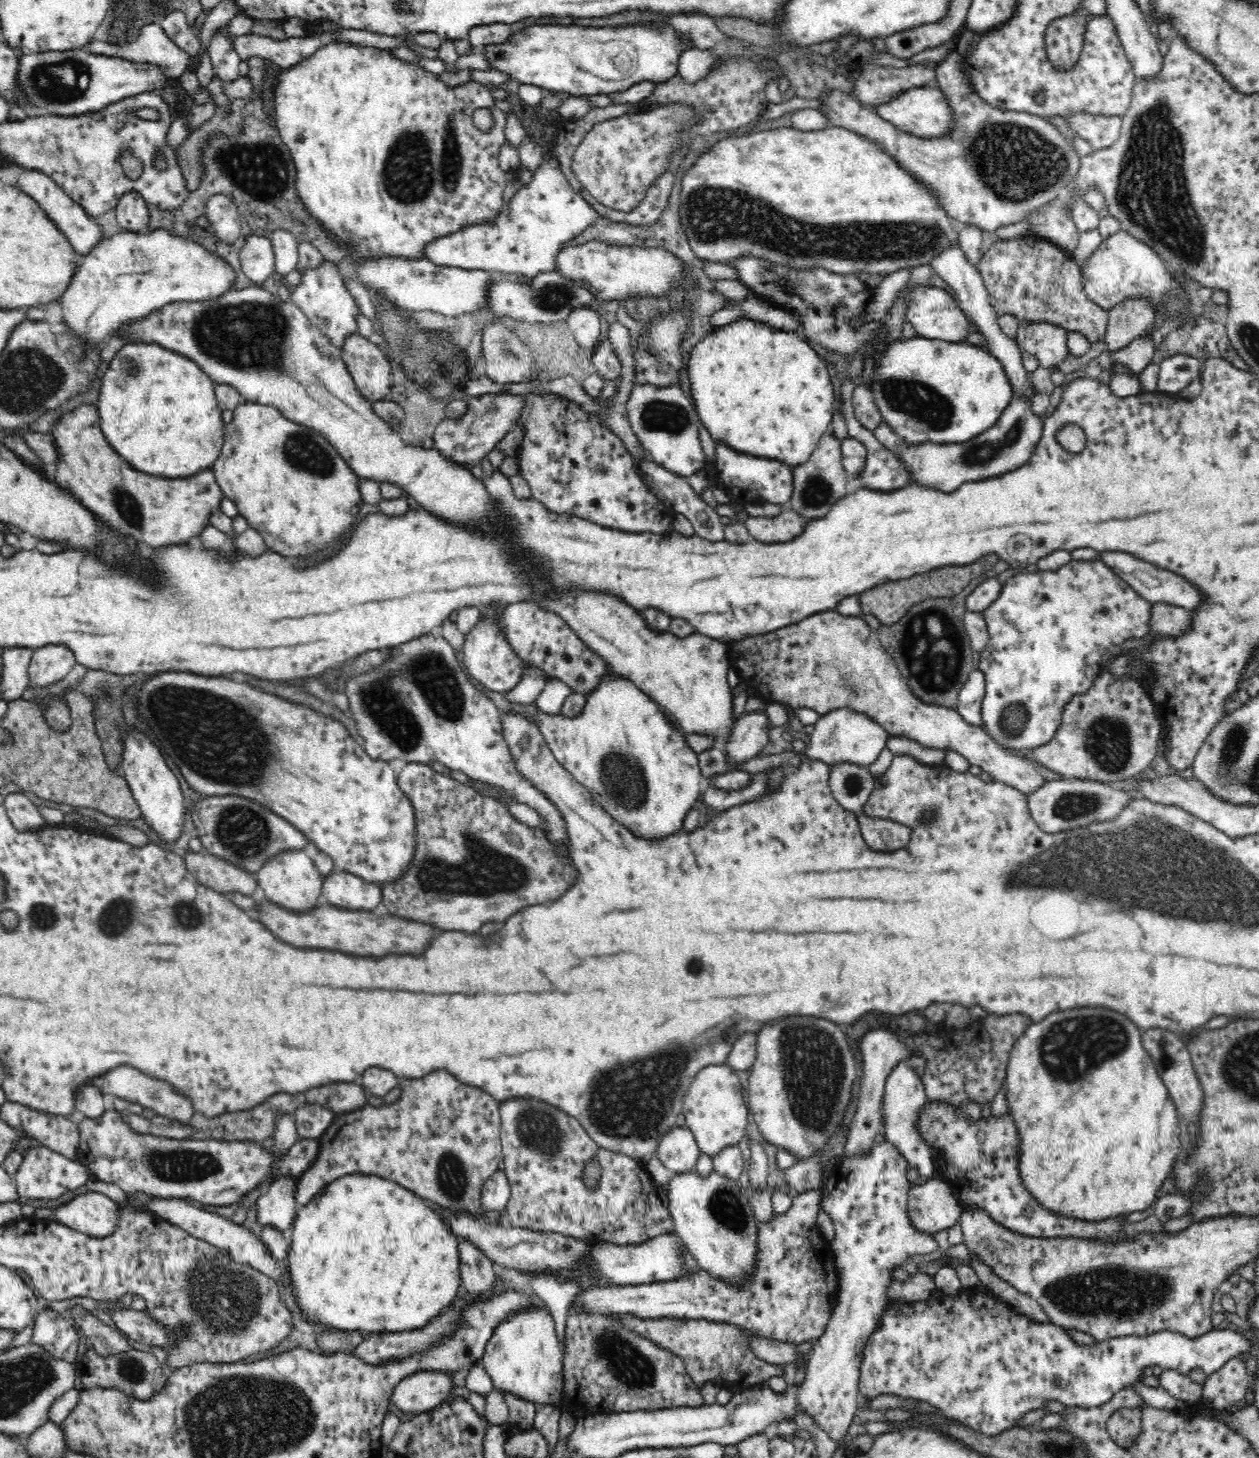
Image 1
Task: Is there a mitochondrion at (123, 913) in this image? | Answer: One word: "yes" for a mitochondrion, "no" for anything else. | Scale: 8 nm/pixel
yes

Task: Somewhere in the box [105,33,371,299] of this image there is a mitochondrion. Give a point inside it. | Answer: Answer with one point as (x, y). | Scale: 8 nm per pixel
(264, 163)

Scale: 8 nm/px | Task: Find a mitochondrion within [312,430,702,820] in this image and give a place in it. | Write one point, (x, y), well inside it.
(381, 697)

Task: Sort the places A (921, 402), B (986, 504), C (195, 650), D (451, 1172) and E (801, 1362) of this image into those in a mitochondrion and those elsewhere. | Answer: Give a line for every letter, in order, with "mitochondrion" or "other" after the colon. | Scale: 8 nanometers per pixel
A: mitochondrion
B: other
C: other
D: mitochondrion
E: other

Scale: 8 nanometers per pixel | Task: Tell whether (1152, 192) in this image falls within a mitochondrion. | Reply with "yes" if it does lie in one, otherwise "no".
yes

